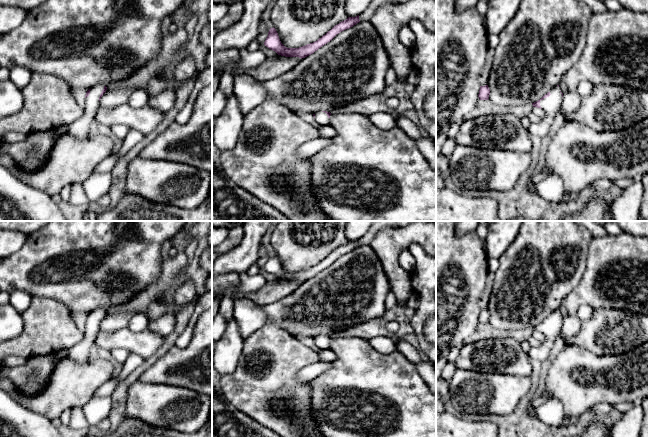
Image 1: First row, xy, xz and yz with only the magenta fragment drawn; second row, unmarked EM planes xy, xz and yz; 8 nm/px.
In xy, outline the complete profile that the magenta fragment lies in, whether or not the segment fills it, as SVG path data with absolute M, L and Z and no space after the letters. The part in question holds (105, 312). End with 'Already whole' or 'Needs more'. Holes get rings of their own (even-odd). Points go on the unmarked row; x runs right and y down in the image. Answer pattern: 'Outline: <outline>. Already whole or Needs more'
Outline: M96 309L86 316L83 329L84 337L81 342L68 350L67 359L84 362L90 358L90 349L95 342L99 331L99 325L106 314L106 310Z. Needs more

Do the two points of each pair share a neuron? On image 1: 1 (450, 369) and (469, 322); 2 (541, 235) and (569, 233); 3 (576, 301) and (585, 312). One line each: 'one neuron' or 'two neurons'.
1: two neurons
2: one neuron
3: two neurons

